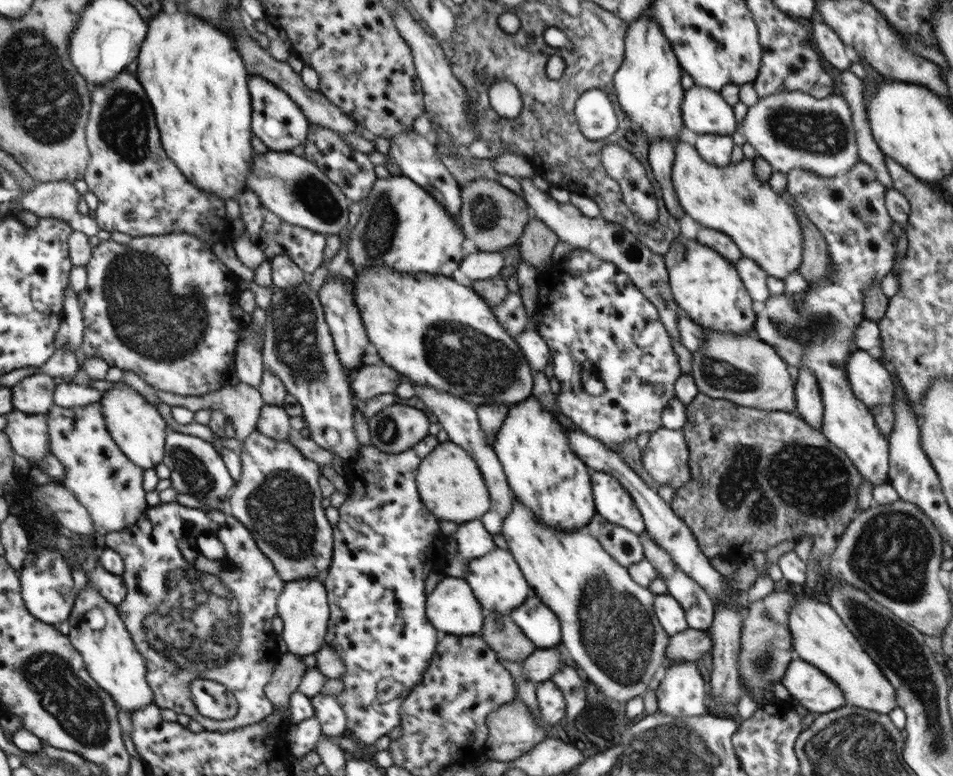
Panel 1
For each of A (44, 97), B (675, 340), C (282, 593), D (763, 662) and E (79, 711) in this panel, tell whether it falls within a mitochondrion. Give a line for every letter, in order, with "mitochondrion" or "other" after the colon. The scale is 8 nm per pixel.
A: mitochondrion
B: other
C: other
D: mitochondrion
E: mitochondrion

